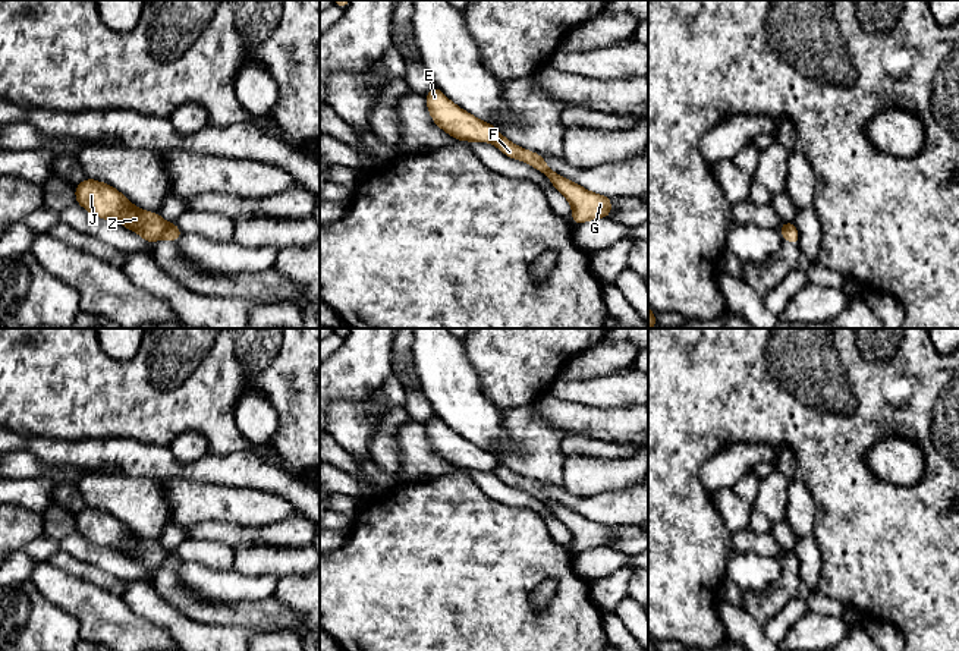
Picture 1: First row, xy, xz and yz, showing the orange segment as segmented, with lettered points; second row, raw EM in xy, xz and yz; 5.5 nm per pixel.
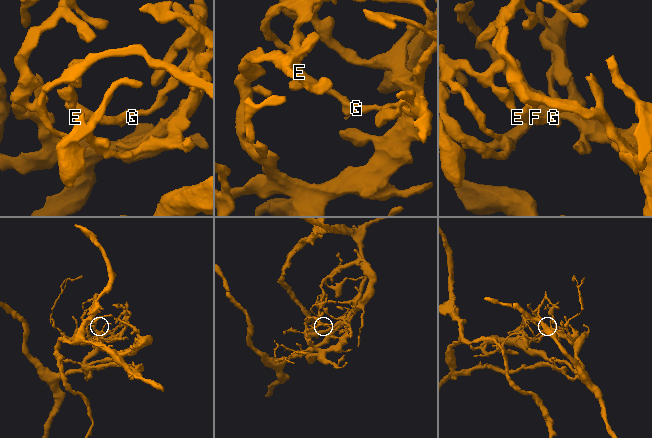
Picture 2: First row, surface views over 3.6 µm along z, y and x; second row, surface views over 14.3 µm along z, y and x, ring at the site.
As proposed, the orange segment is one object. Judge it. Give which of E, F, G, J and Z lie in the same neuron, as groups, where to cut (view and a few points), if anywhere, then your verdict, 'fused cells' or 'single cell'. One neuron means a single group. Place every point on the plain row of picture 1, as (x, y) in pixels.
groups E J Z / F G; cut xy (169, 552), (160, 566); fused cells

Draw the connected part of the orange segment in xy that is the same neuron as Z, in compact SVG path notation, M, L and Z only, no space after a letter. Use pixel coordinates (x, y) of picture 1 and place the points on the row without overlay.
M89 506L75 515L75 526L92 544L123 553L150 572L160 569L169 554L158 541L135 535L111 513Z

